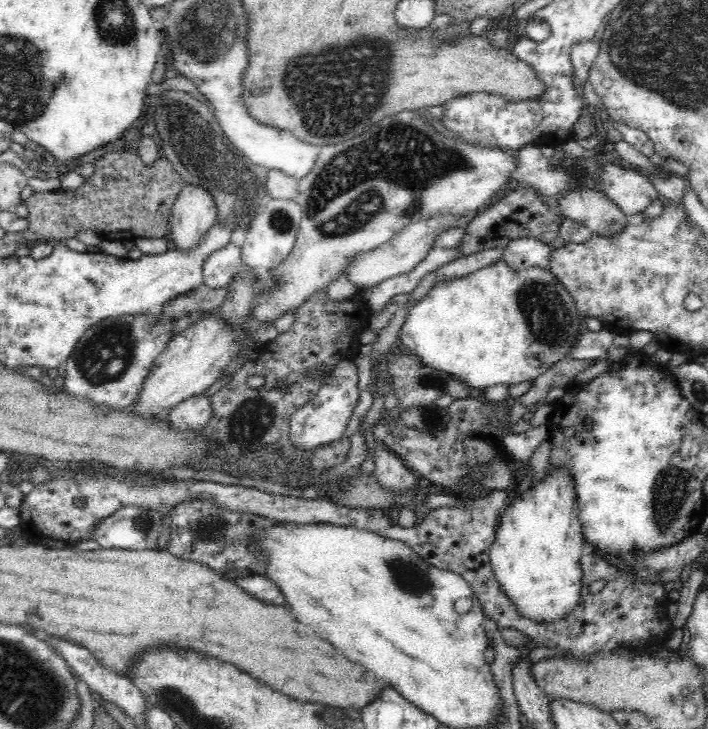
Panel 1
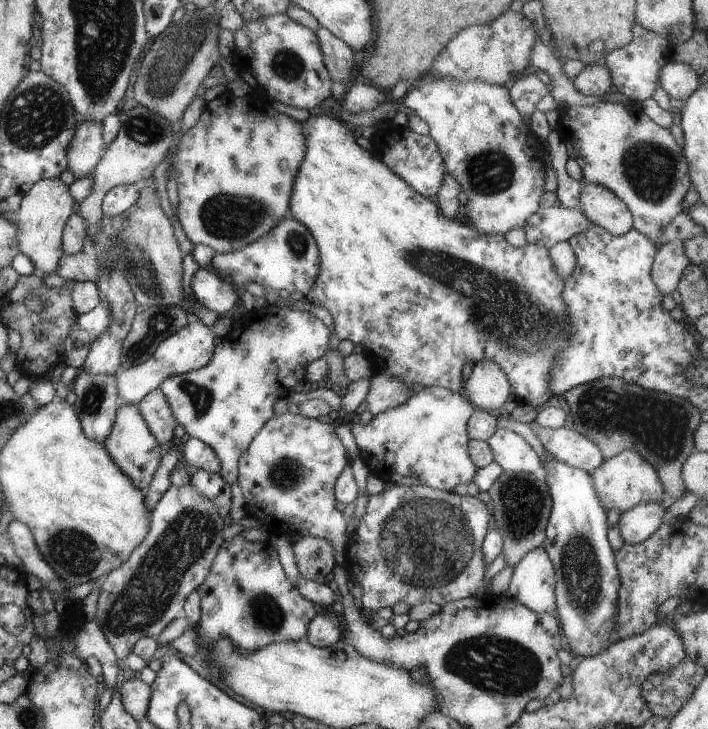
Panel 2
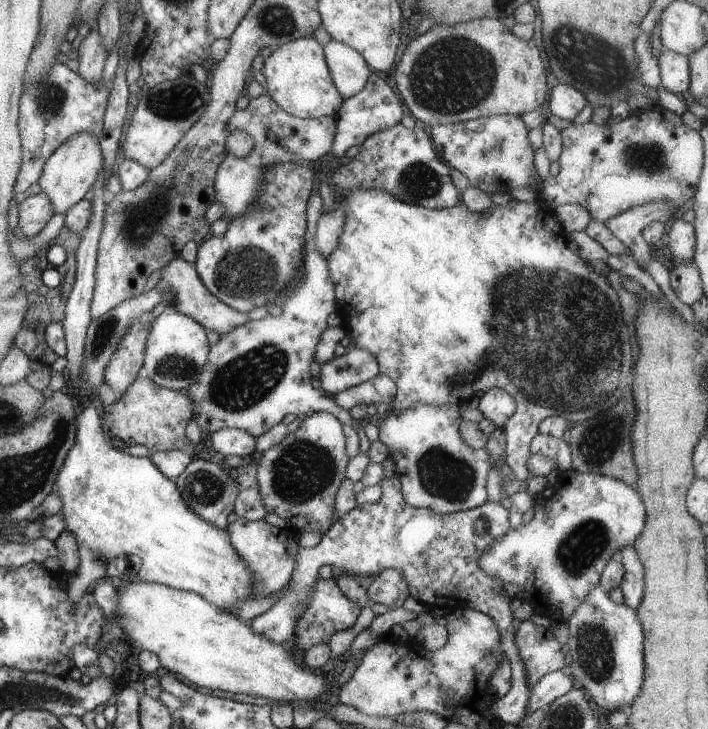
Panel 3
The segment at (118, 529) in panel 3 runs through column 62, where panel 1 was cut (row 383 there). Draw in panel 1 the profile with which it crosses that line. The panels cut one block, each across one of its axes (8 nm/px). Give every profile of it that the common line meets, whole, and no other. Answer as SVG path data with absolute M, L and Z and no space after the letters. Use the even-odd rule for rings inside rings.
M498 260L493 265L474 271L464 278L435 283L428 294L426 294L426 297L414 303L414 307L406 314L405 322L399 330L399 338L402 346L407 346L410 349L410 354L416 356L423 366L444 372L455 380L466 384L470 389L486 391L488 388L494 388L494 386L508 386L510 388L518 384L524 384L524 382L532 382L538 376L542 376L546 370L550 370L554 364L558 364L564 359L572 358L570 351L576 344L577 338L583 329L584 321L579 316L574 299L548 269L530 267L529 269L514 271L506 266L504 261Z

